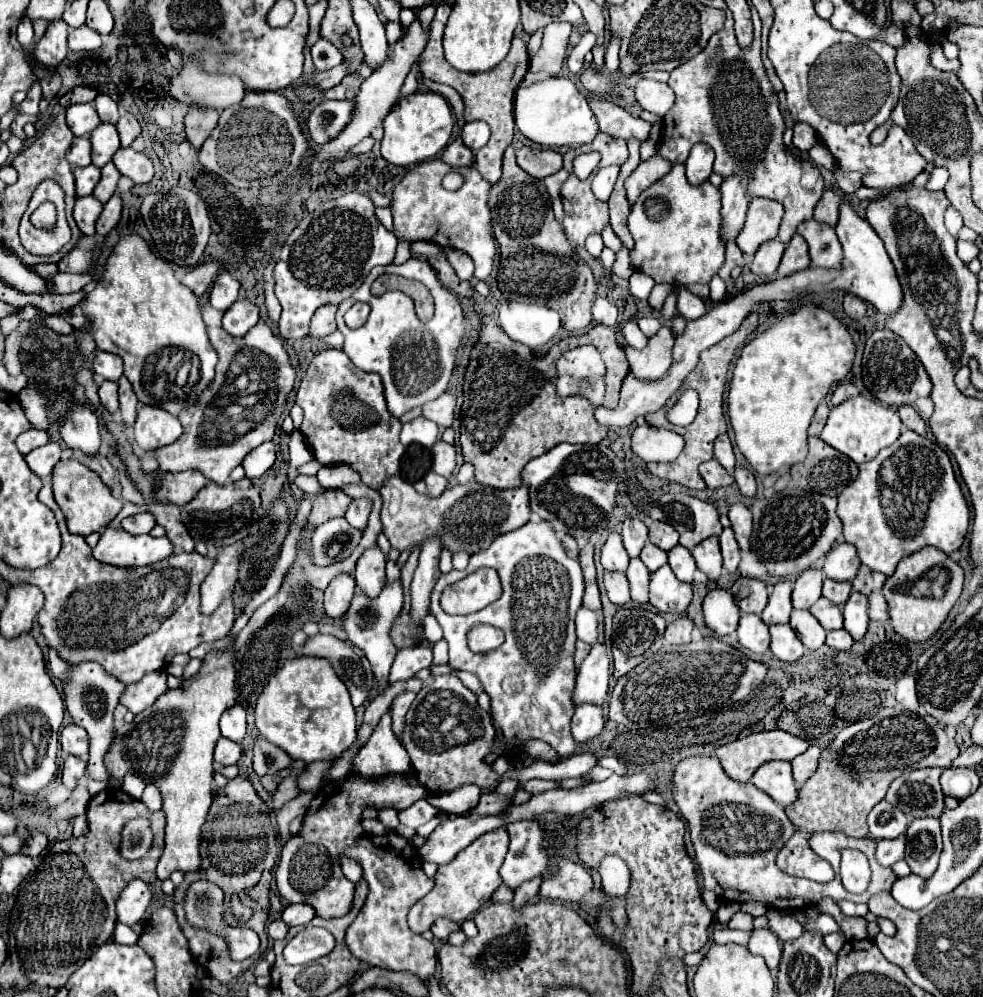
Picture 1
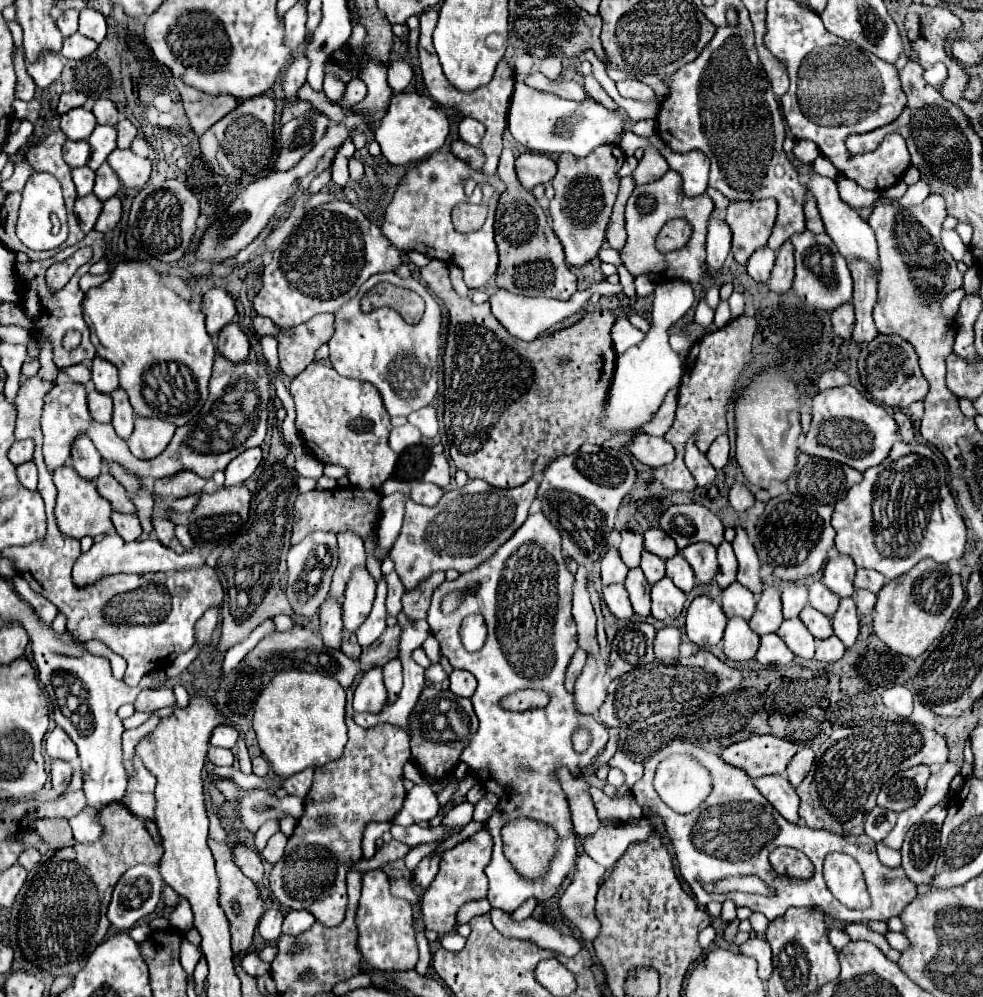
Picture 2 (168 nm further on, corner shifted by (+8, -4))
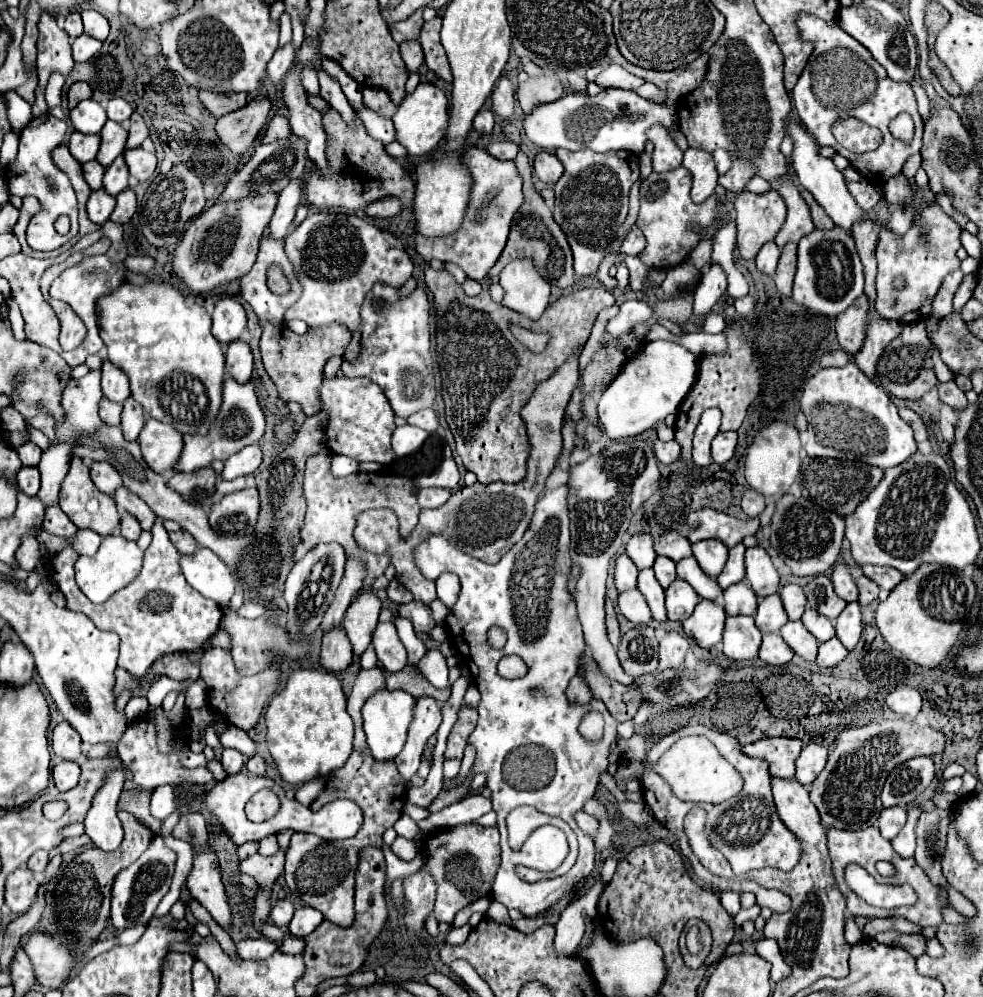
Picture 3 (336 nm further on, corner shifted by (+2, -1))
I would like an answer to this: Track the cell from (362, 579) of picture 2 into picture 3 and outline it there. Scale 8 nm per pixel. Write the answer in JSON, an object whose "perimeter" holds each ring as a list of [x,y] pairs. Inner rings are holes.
{"perimeter":[[[363,591],[351,601],[351,607],[347,609],[347,615],[343,619],[343,627],[347,631],[355,655],[361,655],[371,643],[371,635],[377,627],[379,609],[381,601],[373,591]]]}

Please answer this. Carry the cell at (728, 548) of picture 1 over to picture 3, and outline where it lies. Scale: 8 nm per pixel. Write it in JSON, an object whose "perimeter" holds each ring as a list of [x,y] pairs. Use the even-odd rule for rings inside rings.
{"perimeter":[[[737,543],[735,547],[729,549],[727,565],[721,571],[721,575],[717,577],[717,583],[721,589],[727,589],[729,585],[743,581],[743,577],[745,577],[745,561],[743,559],[745,559],[745,547],[741,543]]]}

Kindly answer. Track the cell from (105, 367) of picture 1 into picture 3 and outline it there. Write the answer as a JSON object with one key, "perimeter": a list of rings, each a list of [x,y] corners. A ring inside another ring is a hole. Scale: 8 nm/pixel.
{"perimeter":[[[107,359],[103,361],[101,367],[101,387],[103,387],[103,395],[115,403],[123,403],[123,399],[131,395],[127,375]]]}

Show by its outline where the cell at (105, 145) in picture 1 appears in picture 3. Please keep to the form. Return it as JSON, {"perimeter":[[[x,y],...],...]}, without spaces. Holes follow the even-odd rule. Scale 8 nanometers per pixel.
{"perimeter":[[[107,121],[101,129],[101,147],[97,153],[97,159],[103,167],[107,167],[117,155],[125,151],[125,139],[127,139],[127,129],[121,123]]]}

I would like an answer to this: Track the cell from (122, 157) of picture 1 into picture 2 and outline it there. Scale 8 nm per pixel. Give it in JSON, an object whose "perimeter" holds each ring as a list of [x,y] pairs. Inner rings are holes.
{"perimeter":[[[113,150],[107,158],[109,166],[115,170],[119,180],[125,188],[141,188],[149,180],[151,174],[151,162],[147,158],[141,158],[133,154],[131,150]]]}

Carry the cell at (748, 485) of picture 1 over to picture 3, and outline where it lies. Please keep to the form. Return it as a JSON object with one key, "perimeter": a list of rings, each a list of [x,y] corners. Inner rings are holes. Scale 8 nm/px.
{"perimeter":[[[747,489],[741,497],[741,509],[747,513],[747,517],[757,517],[765,509],[765,497],[759,491]]]}

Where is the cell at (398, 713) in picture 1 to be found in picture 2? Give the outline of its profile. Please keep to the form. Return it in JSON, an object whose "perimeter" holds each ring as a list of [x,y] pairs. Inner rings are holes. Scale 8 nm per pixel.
{"perimeter":[[[347,716],[349,728],[349,742],[345,748],[345,758],[327,764],[315,770],[313,786],[305,798],[305,816],[295,826],[293,836],[287,840],[285,856],[273,866],[271,870],[271,890],[275,898],[293,910],[307,910],[315,916],[317,922],[323,926],[339,926],[345,918],[347,908],[347,888],[345,876],[349,868],[363,858],[361,840],[363,830],[369,822],[389,822],[401,810],[405,800],[403,788],[403,766],[409,762],[409,734],[397,726],[375,726],[375,728],[361,728],[353,722],[353,716]],[[319,814],[331,814],[331,828],[319,828],[315,822]]]}

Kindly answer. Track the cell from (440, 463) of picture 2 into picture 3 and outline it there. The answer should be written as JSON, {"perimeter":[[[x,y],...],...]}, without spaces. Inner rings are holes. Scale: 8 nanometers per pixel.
{"perimeter":[[[445,459],[439,469],[427,477],[419,477],[415,479],[415,487],[423,489],[423,487],[443,487],[443,489],[449,489],[453,491],[459,483],[459,471],[457,471],[457,465],[453,459]]]}

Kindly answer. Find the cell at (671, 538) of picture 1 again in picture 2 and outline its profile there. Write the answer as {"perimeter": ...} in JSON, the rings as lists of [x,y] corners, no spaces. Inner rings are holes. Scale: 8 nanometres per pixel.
{"perimeter":[[[651,528],[645,532],[645,548],[663,560],[669,560],[679,552],[673,538],[661,528]]]}

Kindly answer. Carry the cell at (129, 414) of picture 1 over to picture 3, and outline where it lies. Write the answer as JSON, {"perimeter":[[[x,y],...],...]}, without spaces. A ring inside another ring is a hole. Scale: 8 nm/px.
{"perimeter":[[[133,397],[125,399],[123,413],[121,413],[121,429],[123,429],[125,439],[127,441],[135,441],[137,435],[141,433],[143,425],[145,425],[145,419],[143,419],[141,405]]]}

